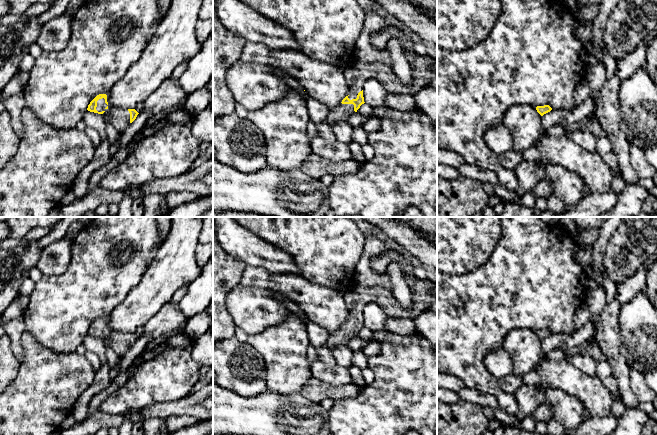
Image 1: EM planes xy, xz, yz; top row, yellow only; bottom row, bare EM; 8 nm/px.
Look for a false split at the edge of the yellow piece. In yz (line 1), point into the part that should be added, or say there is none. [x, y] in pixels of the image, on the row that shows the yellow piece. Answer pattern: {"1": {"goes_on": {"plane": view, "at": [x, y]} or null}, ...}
{"1": {"goes_on": null}}

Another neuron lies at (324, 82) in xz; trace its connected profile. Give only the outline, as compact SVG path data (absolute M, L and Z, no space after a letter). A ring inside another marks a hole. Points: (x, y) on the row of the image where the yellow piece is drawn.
M246 42L239 60L283 71L301 84L308 97L330 109L340 105L350 92L340 67L316 61L294 49L271 49L259 43Z

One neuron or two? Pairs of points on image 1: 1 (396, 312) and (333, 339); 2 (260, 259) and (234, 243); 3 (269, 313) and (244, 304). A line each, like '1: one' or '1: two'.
1: one
2: one
3: one

